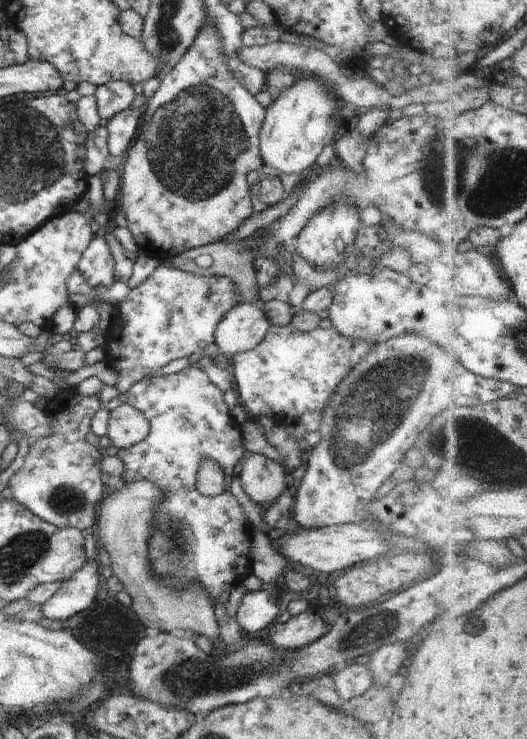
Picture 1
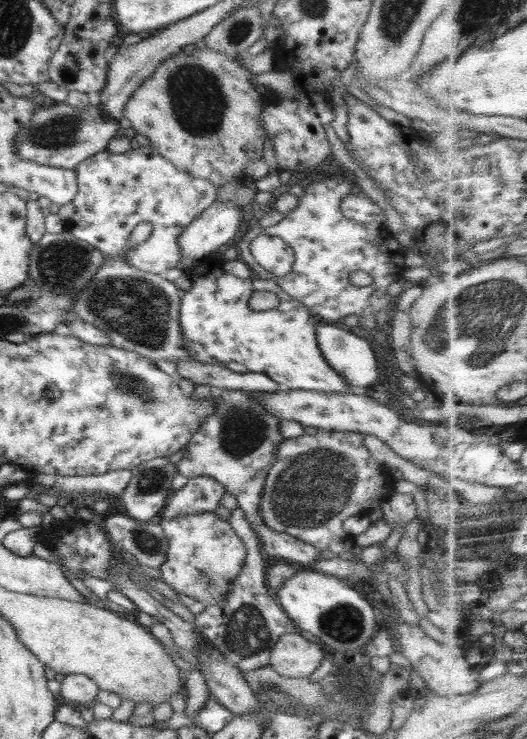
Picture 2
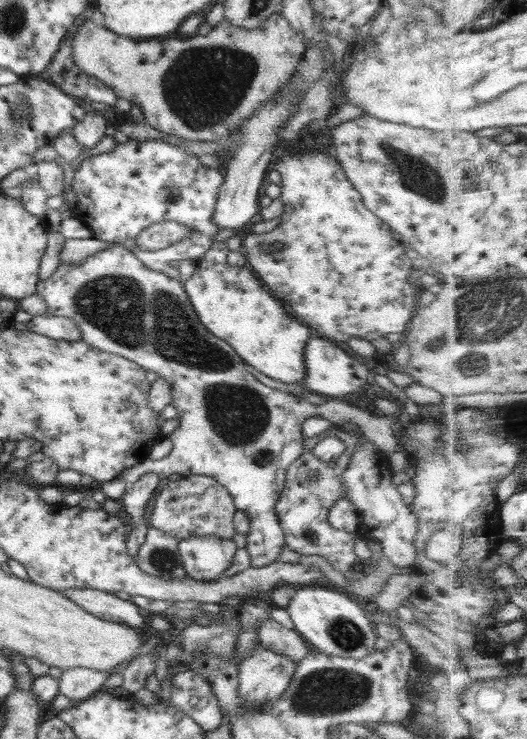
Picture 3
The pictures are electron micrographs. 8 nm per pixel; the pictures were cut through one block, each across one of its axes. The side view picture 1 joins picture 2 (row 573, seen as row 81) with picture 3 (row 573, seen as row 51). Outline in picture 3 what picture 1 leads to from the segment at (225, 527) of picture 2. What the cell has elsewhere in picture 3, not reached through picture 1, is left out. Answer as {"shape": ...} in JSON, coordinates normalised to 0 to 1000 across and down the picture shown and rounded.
{"shape":[[[361,725],[338,733],[338,744],[353,779],[400,788],[436,769],[450,742],[442,731],[414,725]]]}

